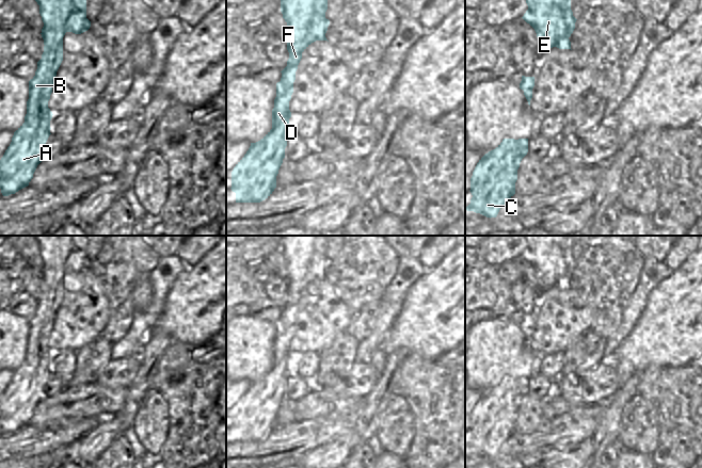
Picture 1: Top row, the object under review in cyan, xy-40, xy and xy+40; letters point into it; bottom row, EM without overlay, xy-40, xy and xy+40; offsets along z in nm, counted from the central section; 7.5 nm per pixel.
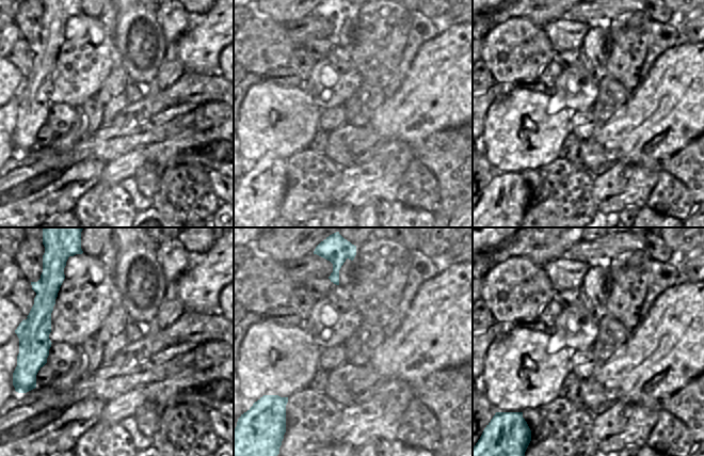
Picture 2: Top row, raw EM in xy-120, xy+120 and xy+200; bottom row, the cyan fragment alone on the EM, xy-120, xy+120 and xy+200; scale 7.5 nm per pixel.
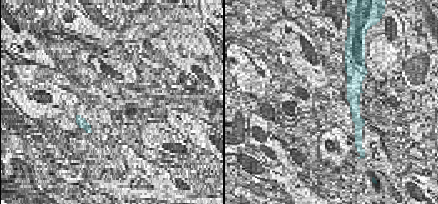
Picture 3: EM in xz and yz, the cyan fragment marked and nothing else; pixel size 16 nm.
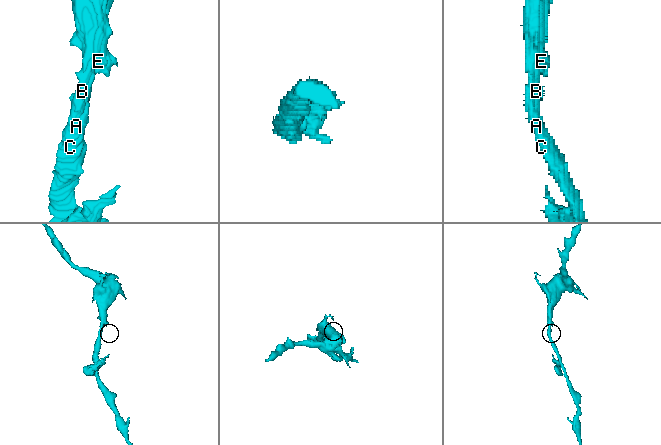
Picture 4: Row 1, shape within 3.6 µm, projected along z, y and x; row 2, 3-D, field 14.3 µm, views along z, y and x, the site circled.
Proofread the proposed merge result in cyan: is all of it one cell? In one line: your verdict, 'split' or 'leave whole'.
leave whole

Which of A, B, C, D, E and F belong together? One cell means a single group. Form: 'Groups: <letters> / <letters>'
Groups: A B C D E F

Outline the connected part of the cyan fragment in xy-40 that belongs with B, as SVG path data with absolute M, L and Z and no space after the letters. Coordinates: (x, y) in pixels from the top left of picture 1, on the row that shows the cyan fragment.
M35 0L44 22L44 52L37 62L35 76L29 81L29 99L25 123L14 132L12 142L0 160L0 189L3 196L15 194L29 185L37 165L46 159L44 148L50 133L52 112L48 101L57 71L63 61L63 37L66 32L81 34L91 27L86 18L86 0Z

